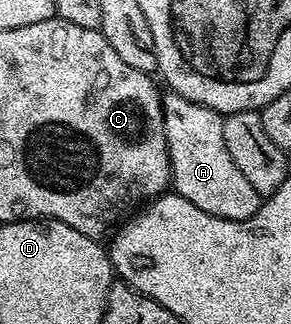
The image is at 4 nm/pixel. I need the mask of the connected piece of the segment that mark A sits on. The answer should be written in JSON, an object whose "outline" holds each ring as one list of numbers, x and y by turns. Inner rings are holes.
{"outline":[[175,93,163,96,164,132,172,170,171,186,175,194,186,197,186,201,198,205,202,213,222,217,230,221,246,221,258,213,262,196,242,177,234,157,226,149,222,138,224,116,219,111,198,105]]}

